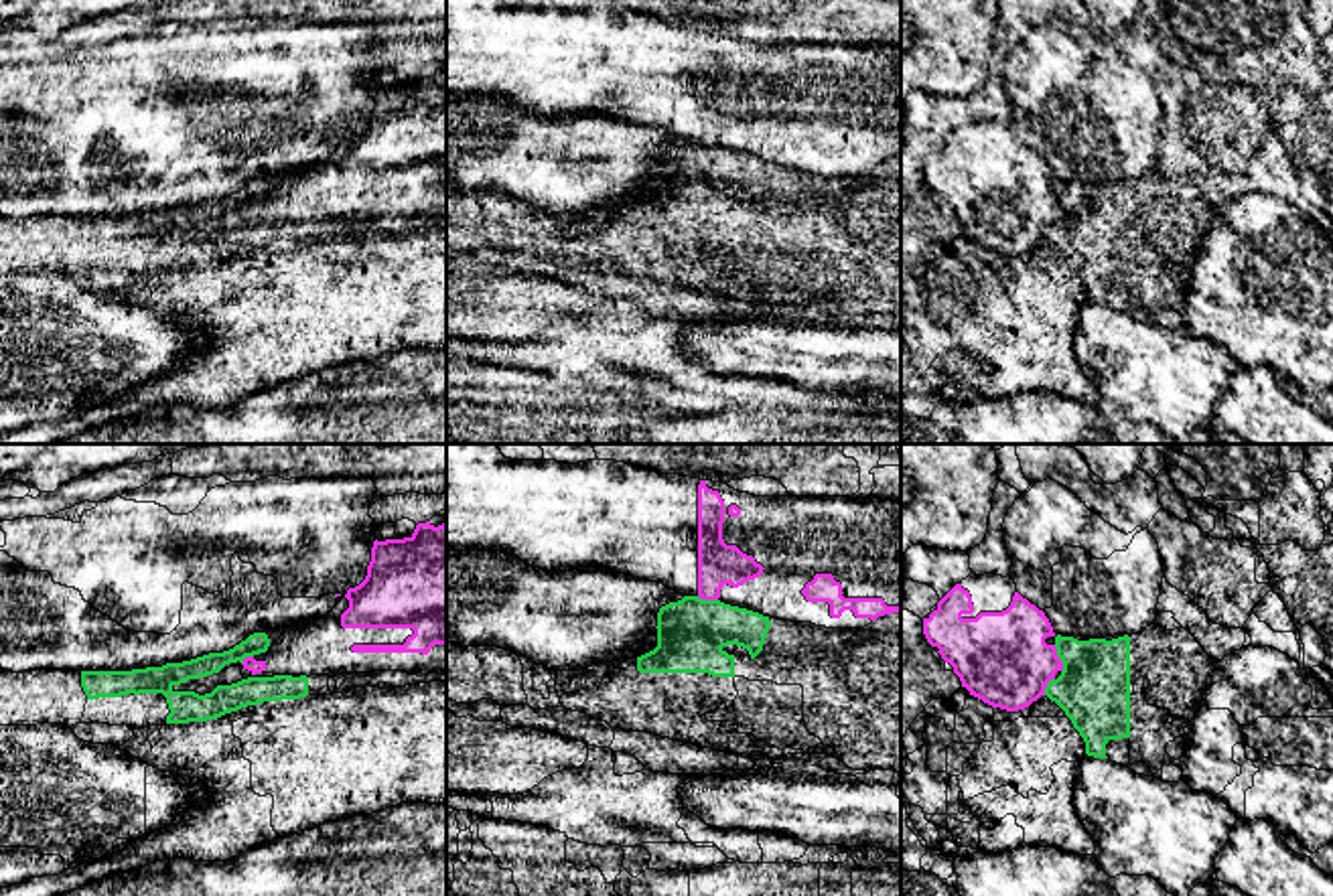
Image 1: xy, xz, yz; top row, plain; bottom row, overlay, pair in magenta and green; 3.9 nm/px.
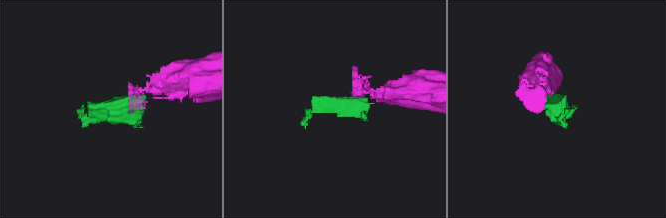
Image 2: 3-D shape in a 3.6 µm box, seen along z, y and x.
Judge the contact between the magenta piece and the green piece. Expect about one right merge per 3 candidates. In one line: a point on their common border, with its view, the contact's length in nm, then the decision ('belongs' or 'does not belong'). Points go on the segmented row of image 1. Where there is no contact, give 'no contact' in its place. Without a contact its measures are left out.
yz (1060, 659) | 120 nm | does not belong

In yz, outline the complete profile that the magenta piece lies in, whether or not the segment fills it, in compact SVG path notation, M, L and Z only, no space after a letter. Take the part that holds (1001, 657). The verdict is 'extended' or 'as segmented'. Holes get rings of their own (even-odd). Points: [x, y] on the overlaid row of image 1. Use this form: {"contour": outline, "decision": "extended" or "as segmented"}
{"contour": "M970 574L923 618L923 634L970 695L1006 712L1029 707L1063 671L1049 618L1016 592L1010 576Z", "decision": "extended"}

